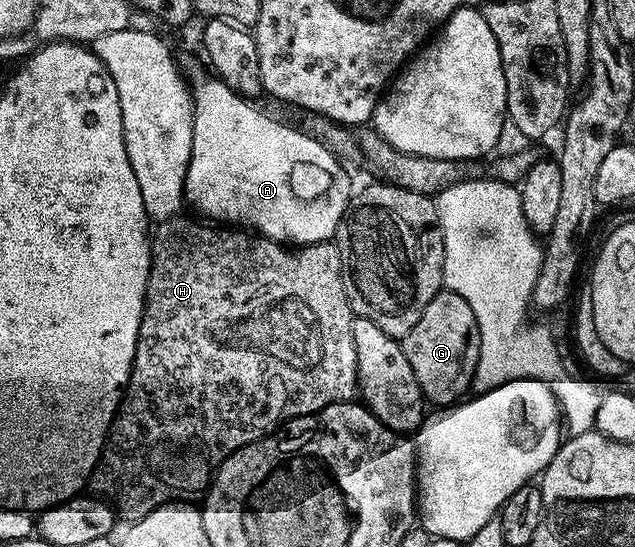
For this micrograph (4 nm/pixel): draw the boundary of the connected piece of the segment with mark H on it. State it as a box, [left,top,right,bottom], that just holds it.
[90,215,358,523]

